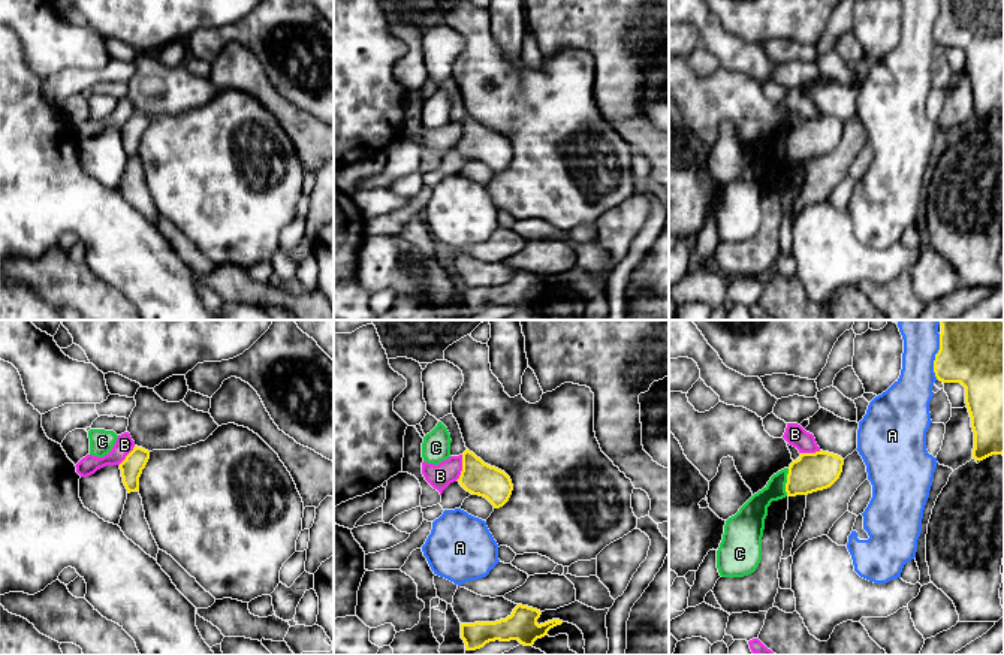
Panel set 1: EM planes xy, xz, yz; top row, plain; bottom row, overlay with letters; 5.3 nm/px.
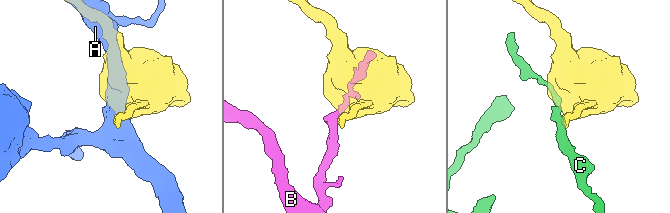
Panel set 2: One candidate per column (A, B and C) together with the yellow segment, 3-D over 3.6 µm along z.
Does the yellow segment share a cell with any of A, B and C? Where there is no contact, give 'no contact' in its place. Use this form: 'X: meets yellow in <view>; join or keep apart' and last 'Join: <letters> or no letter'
A: meets yellow in yz; keep apart
B: meets yellow in xz; keep apart
C: meets yellow in yz; keep apart
Join: no letter

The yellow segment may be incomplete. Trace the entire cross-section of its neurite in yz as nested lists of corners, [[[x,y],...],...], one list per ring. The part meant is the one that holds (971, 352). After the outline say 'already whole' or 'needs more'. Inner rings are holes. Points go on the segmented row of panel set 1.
[[[940,320],[934,372],[943,383],[961,383],[974,432],[973,459],[1004,453],[1004,320]]]; already whole

